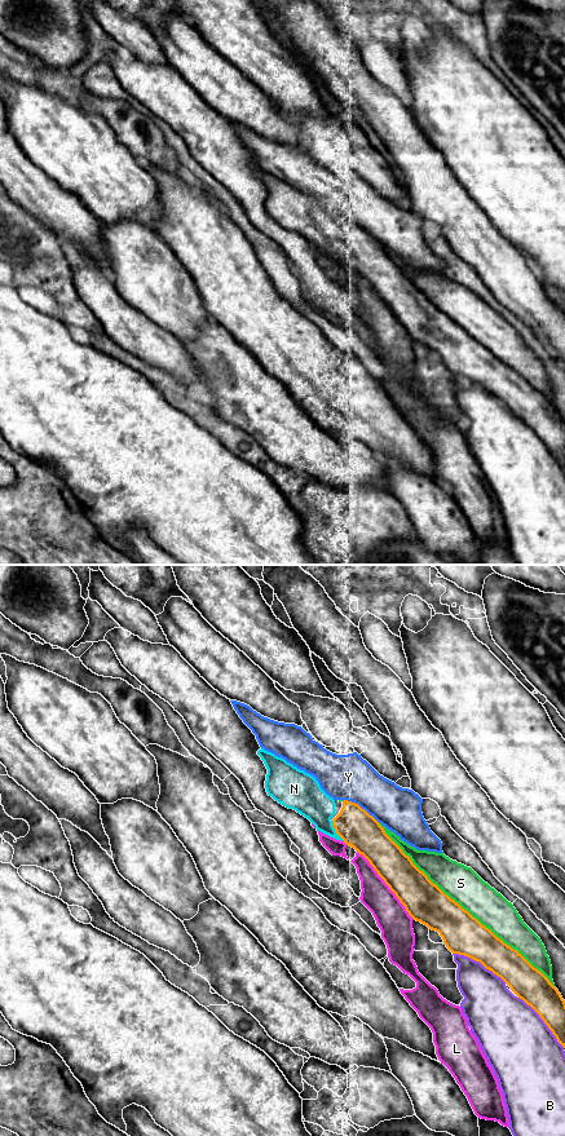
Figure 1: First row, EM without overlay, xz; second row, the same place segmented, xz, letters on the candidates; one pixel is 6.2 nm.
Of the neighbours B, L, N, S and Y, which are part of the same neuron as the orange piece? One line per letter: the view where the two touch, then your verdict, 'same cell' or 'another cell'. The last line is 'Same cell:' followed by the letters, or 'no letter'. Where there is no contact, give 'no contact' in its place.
B: xz | another cell
L: xz | another cell
N: xz | same cell
S: xz | another cell
Y: xz | another cell
Same cell: N

